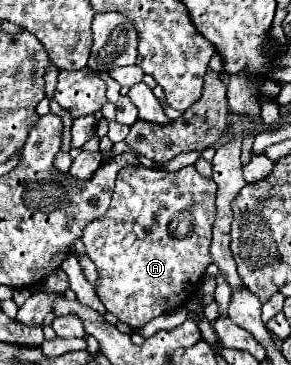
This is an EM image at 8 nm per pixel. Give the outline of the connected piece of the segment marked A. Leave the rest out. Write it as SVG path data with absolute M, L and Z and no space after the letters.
M130 165L118 173L110 209L92 221L84 229L82 237L88 257L98 267L100 279L96 293L108 313L112 313L120 323L138 329L166 311L184 307L190 297L196 295L200 279L204 277L206 267L212 263L208 247L212 241L212 223L216 219L214 201L216 183L210 177L202 177L194 165L174 173Z

